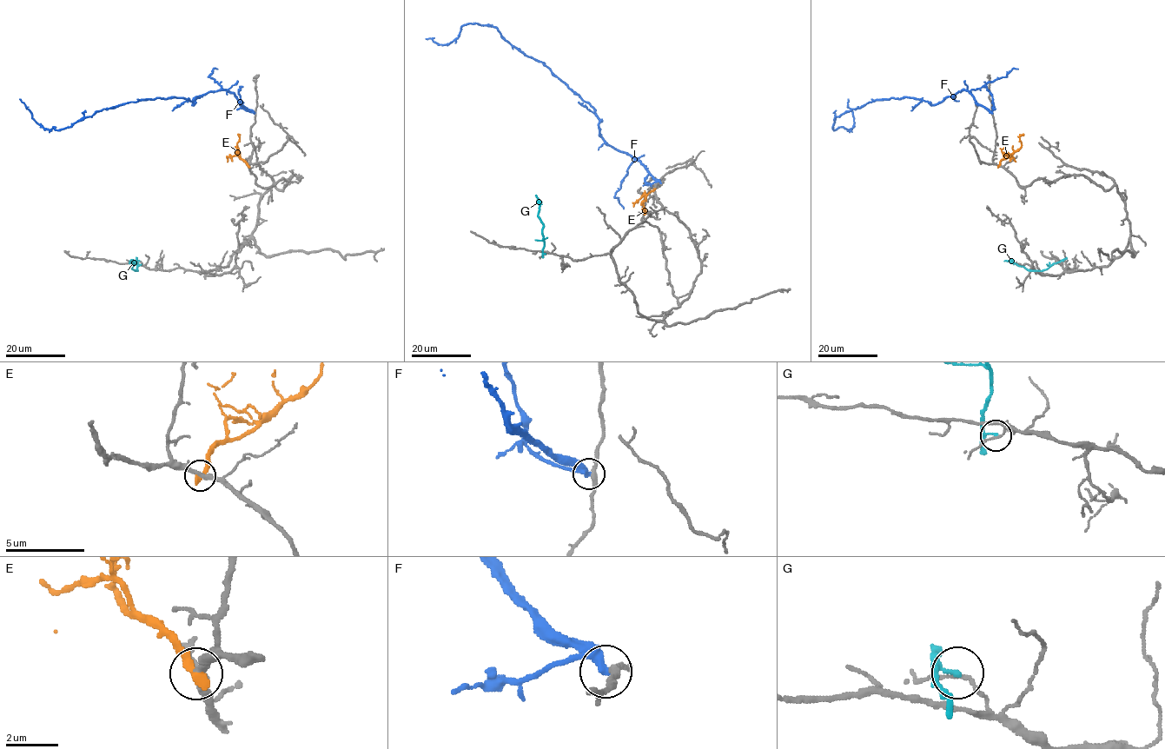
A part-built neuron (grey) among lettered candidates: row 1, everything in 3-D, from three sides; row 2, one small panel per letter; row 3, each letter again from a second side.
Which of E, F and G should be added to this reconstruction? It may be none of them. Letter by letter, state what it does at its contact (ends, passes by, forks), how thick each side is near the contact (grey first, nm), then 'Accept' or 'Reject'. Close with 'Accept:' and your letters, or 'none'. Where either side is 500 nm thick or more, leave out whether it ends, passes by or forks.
E: It ends there. Thickness 280 nm (grey) against 400 nm. Reject
F: It ends there. Thickness 280 nm (grey) against 380 nm. Reject
G: It passes by. Thickness 110 nm (grey) against 130 nm. Reject
Accept: none

